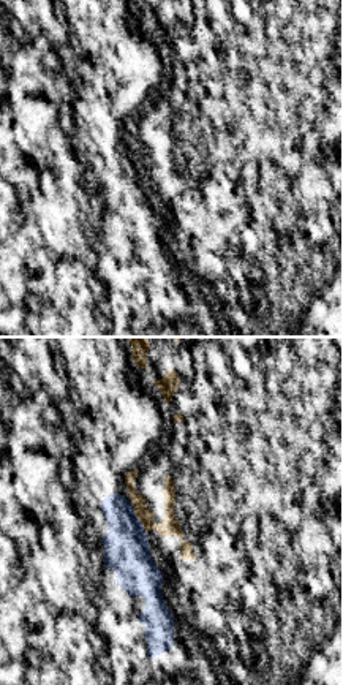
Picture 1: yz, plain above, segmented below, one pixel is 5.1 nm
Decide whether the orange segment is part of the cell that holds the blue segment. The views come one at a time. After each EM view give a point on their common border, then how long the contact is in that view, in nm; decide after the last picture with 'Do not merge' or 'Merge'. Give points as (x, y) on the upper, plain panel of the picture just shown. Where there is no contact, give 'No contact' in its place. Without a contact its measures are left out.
Touches blue at (136, 163). Shared border 170 nm

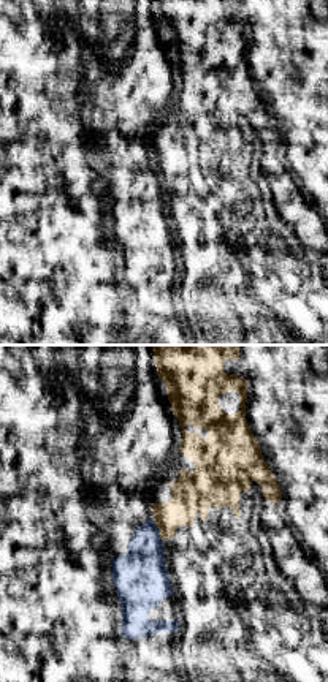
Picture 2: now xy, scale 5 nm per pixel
Touches blue at (159, 176). Shared border 130 nm

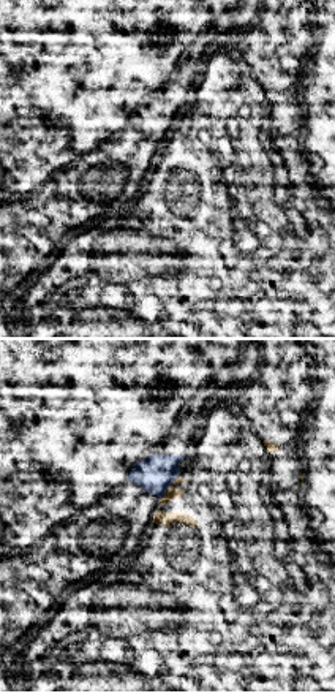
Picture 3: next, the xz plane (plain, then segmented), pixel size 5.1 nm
Touches blue at (169, 132). Shared border 160 nm

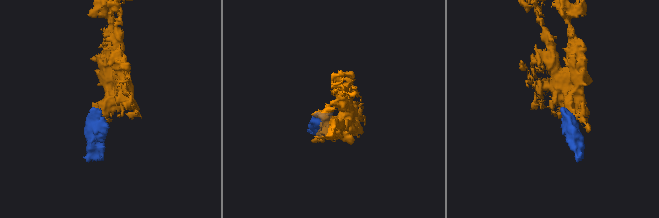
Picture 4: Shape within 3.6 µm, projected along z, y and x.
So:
Do not merge

